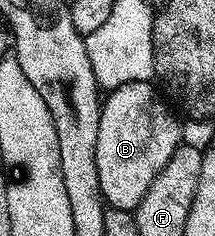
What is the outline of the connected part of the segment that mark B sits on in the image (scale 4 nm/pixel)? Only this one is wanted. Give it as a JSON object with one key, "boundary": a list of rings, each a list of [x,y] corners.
{"boundary":[[[152,81],[122,83],[122,87],[111,90],[103,98],[100,106],[96,148],[98,183],[104,201],[113,209],[134,211],[142,203],[142,195],[150,191],[150,183],[154,183],[158,171],[170,163],[170,155],[182,143],[182,121],[180,125],[169,102],[158,89],[156,94],[155,88]]]}

